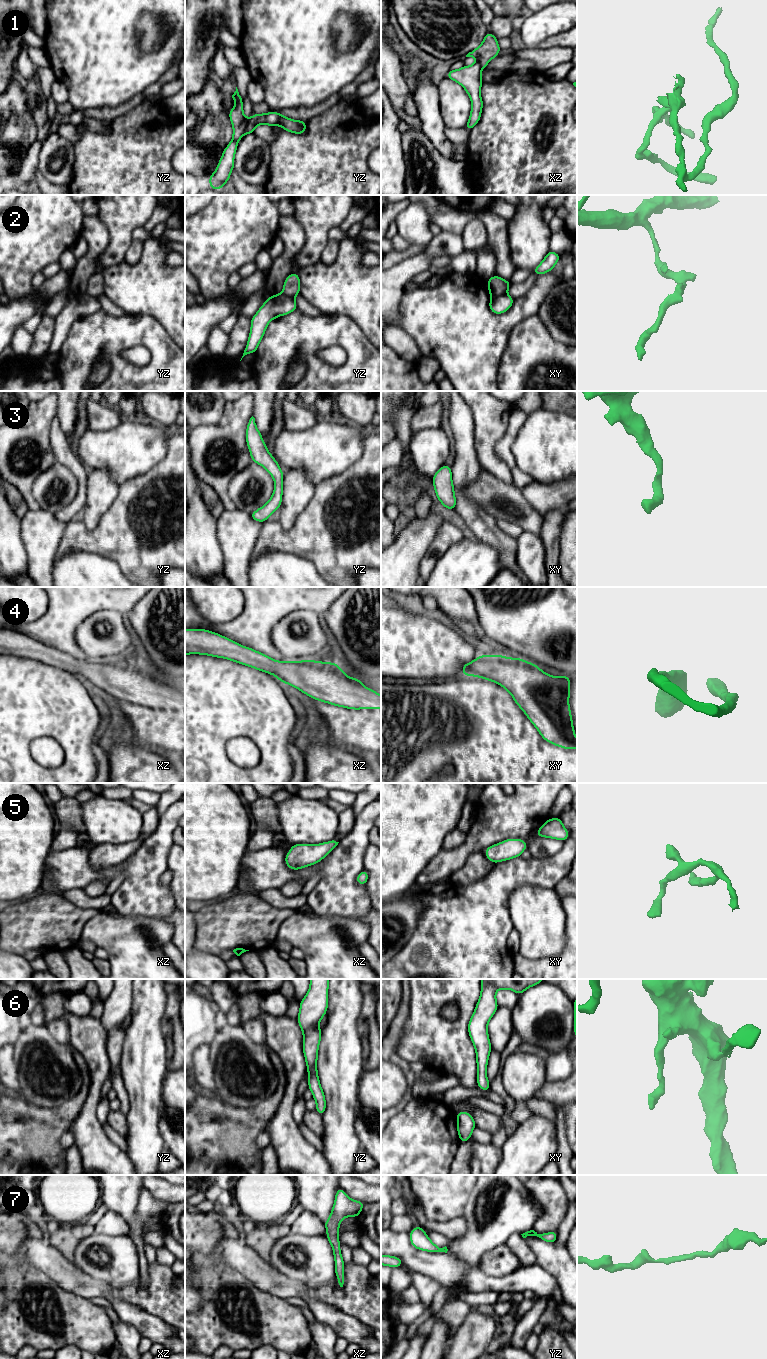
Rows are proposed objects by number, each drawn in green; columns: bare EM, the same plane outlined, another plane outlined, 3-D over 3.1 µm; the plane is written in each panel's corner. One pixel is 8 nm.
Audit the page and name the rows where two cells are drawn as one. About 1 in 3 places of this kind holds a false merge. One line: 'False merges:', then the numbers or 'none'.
False merges: 2

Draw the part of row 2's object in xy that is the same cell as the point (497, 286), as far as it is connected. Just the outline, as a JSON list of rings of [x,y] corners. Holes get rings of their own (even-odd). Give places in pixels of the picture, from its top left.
[[[497,275],[492,276],[487,280],[490,296],[500,296],[505,294],[511,285],[511,281],[506,281]]]

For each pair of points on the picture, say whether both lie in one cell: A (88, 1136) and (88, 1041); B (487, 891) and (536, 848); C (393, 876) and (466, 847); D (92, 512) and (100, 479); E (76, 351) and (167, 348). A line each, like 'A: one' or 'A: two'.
A: one
B: two
C: two
D: one
E: one

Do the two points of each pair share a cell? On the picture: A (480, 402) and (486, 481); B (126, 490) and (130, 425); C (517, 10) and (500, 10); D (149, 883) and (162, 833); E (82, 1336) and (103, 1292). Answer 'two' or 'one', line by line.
A: two
B: two
C: one
D: one
E: two

